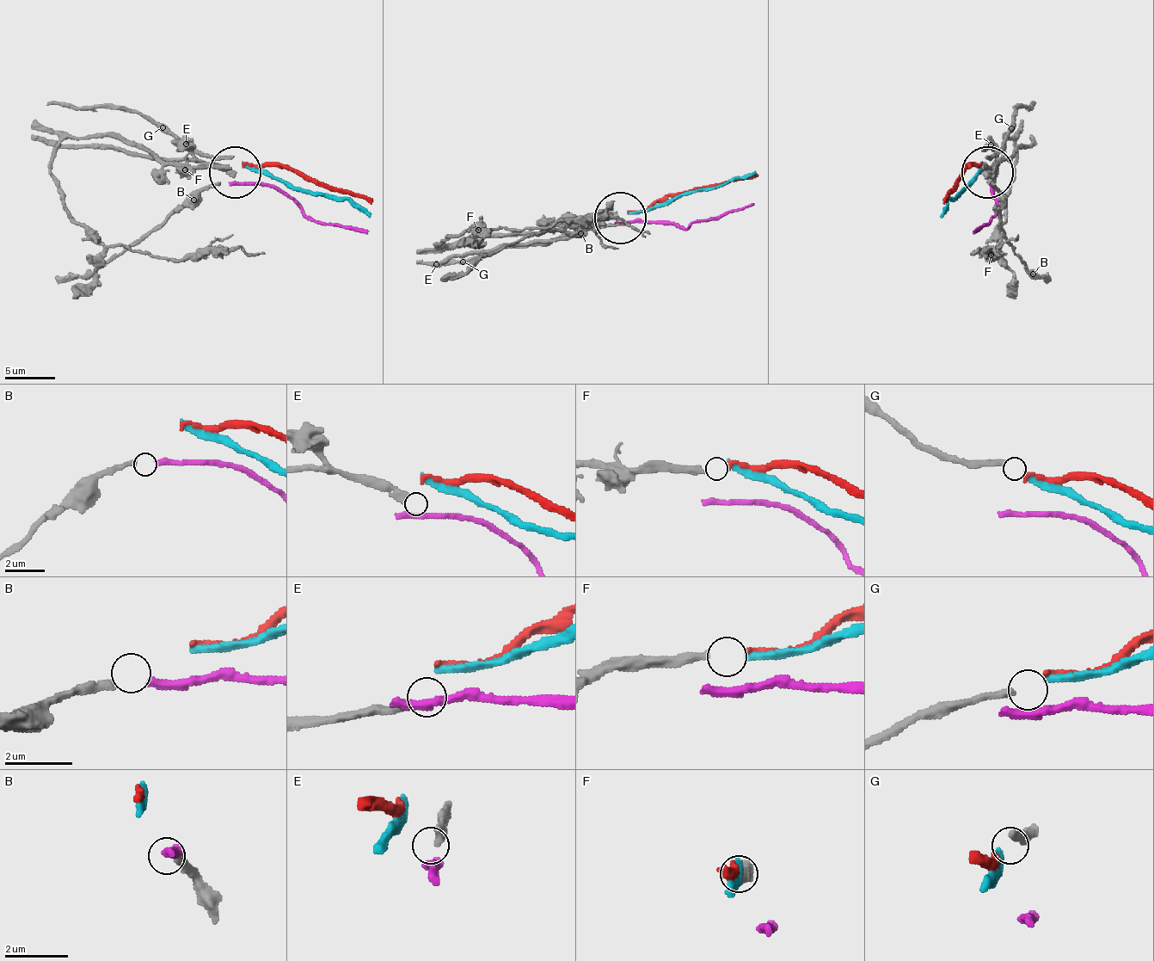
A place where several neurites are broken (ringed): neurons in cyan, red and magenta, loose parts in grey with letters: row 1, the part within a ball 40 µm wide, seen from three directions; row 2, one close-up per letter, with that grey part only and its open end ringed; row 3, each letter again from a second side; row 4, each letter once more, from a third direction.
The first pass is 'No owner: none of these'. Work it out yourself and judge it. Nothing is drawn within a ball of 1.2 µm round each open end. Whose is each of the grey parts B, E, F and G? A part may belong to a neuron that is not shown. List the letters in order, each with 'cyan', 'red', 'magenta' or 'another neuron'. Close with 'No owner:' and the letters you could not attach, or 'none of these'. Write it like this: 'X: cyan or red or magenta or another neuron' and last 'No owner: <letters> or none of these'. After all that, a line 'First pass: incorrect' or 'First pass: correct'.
B: magenta
E: another neuron
F: red
G: cyan
No owner: E
First pass: incorrect

